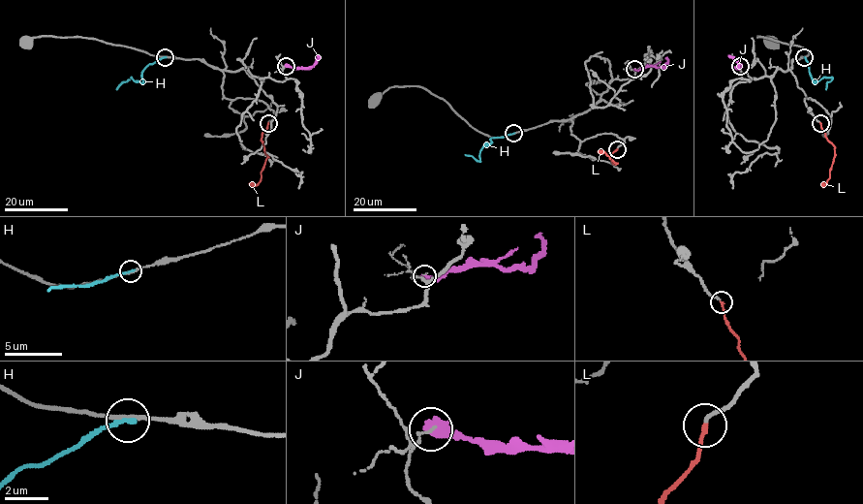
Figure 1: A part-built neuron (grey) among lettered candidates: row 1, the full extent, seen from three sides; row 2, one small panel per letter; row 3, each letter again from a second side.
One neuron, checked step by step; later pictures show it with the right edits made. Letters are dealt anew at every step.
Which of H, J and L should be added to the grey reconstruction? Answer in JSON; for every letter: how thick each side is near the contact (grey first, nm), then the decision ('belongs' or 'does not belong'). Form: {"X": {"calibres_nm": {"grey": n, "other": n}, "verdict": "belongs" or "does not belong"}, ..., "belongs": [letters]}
{"H": {"calibres_nm": {"grey": 180, "other": 200}, "verdict": "does not belong"}, "J": {"calibres_nm": {"grey": 120, "other": 550}, "verdict": "does not belong"}, "L": {"calibres_nm": {"grey": 140, "other": 160}, "verdict": "belongs"}, "belongs": ["L"]}

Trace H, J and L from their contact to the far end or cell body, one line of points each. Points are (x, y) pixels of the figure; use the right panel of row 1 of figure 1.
H: (804, 57), (814, 82), (823, 77), (832, 78), (827, 82), (826, 90)
J: (740, 66), (737, 68), (736, 62), (728, 55)
L: (820, 122), (827, 139), (835, 147), (829, 178), (822, 184)

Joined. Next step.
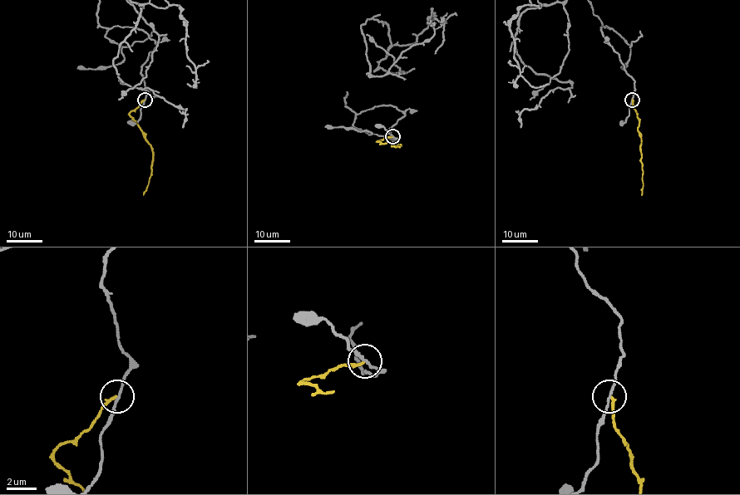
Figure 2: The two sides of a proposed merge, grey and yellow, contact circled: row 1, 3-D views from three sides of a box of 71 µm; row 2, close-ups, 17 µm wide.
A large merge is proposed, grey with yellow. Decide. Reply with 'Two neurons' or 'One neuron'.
Two neurons

